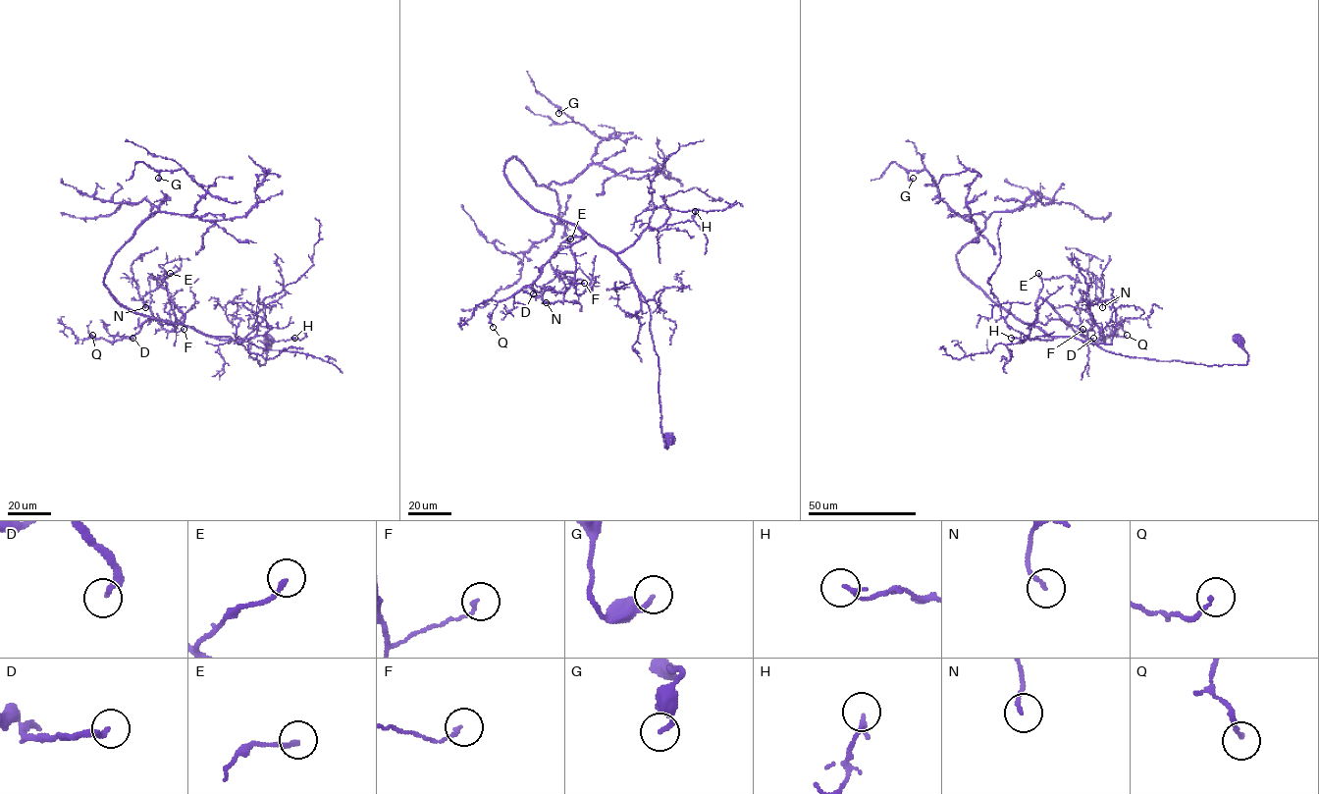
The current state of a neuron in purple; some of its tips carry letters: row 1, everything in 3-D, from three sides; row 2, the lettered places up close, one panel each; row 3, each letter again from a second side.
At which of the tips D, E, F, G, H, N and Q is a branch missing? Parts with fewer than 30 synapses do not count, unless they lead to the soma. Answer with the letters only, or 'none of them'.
D

